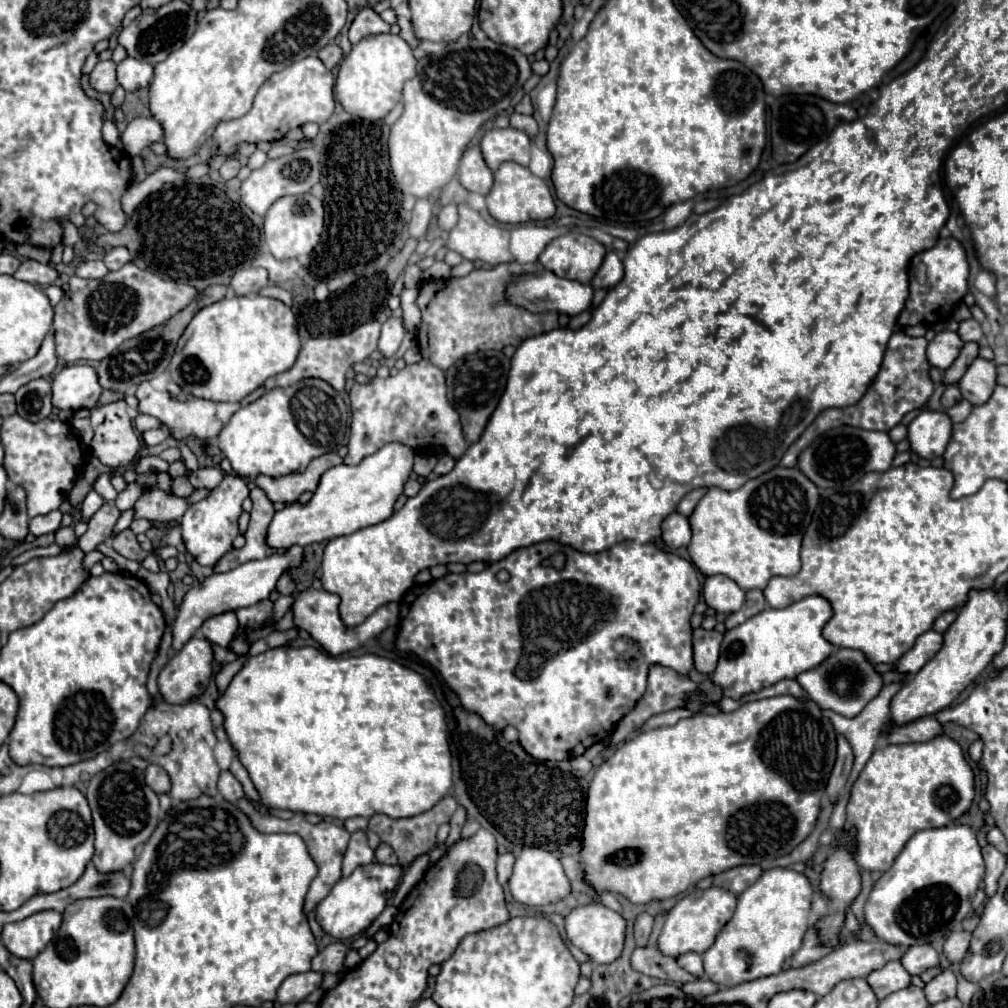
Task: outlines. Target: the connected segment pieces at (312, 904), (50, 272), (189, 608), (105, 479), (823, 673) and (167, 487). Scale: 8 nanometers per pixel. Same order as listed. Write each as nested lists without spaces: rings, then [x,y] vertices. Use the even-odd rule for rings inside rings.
[[[242,798],[238,802],[238,808],[250,818],[252,826],[258,830],[258,832],[274,832],[274,834],[298,834],[306,846],[308,846],[308,852],[312,856],[312,860],[316,862],[318,866],[318,876],[314,878],[314,882],[310,884],[310,890],[308,890],[308,896],[306,896],[306,902],[304,902],[304,912],[312,912],[326,896],[328,892],[332,890],[332,886],[342,878],[342,858],[344,858],[344,852],[346,852],[346,846],[348,846],[348,840],[350,840],[350,832],[344,828],[344,826],[338,826],[334,822],[320,822],[320,824],[310,824],[302,812],[294,814],[290,820],[280,820],[276,816],[268,816],[268,814],[262,814],[258,812],[258,808],[248,800],[248,798]]]
[[[24,260],[20,264],[20,268],[16,270],[14,278],[16,280],[24,280],[30,284],[40,284],[40,286],[50,286],[56,280],[56,270],[50,264],[40,264],[34,260]]]
[[[290,546],[284,552],[276,552],[270,554],[262,560],[250,560],[246,564],[240,564],[238,568],[224,572],[224,574],[212,574],[208,576],[202,584],[194,586],[184,600],[178,606],[178,616],[172,624],[172,632],[174,632],[174,642],[172,646],[176,650],[180,650],[198,630],[200,626],[210,618],[210,616],[218,616],[230,610],[238,610],[238,608],[246,608],[246,606],[254,606],[260,600],[266,600],[270,596],[270,592],[276,588],[278,580],[282,578],[284,572],[292,570],[292,568],[300,568],[304,562],[304,550],[302,546]]]
[[[100,474],[100,476],[94,480],[92,488],[94,488],[104,500],[114,500],[116,494],[118,494],[118,492],[112,488],[112,484],[110,484],[110,474]]]
[[[836,648],[832,656],[828,656],[828,660],[824,660],[820,666],[808,672],[802,672],[796,680],[820,708],[828,708],[848,718],[860,714],[862,708],[882,688],[882,678],[874,670],[874,666],[866,660],[866,656],[860,650],[848,650],[848,648]]]
[[[156,470],[156,482],[154,482],[154,486],[150,490],[156,490],[156,488],[164,490],[166,494],[172,494],[172,476],[168,472]]]

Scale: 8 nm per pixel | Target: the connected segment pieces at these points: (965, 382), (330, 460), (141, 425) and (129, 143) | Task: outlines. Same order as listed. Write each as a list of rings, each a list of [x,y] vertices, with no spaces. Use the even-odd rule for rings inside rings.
[[[980,356],[968,366],[964,376],[958,380],[958,388],[962,396],[970,400],[974,406],[984,404],[992,394],[994,386],[996,386],[996,364]],[[986,384],[988,384],[988,392],[986,392]]]
[[[328,452],[322,454],[318,458],[314,458],[308,468],[300,474],[290,474],[290,476],[280,476],[280,478],[270,478],[270,476],[258,476],[256,478],[256,486],[262,488],[266,492],[266,496],[272,502],[284,502],[284,504],[292,504],[298,500],[298,496],[306,490],[314,492],[320,476],[332,468],[338,466],[342,462],[342,458],[336,452]]]
[[[138,414],[134,418],[134,424],[136,424],[136,430],[148,430],[148,428],[164,428],[164,424],[160,420],[156,420],[154,416],[146,416],[146,414]]]
[[[134,118],[120,136],[126,152],[138,156],[152,142],[162,140],[162,128],[154,118]]]

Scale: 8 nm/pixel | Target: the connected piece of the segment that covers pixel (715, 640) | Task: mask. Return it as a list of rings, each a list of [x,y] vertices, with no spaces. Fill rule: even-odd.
[[[696,628],[692,634],[694,642],[694,666],[698,672],[712,674],[718,662],[720,654],[720,642],[722,642],[722,632],[716,630],[704,630]]]

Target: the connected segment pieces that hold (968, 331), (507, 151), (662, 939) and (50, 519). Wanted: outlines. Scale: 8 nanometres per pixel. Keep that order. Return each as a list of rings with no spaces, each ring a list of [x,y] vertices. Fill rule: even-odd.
[[[968,318],[968,320],[962,320],[960,322],[960,328],[958,328],[958,334],[964,342],[984,342],[984,332],[982,332],[982,326],[974,320],[974,318]]]
[[[514,128],[488,130],[480,142],[480,150],[484,162],[492,172],[496,172],[496,168],[500,168],[500,164],[508,160],[522,166],[528,166],[530,162],[530,138]]]
[[[710,886],[706,890],[692,890],[682,900],[674,904],[674,908],[666,914],[666,922],[658,936],[658,948],[664,956],[680,956],[684,952],[698,952],[702,954],[712,946],[716,932],[732,918],[736,910],[736,896],[730,890]]]
[[[58,510],[48,512],[44,516],[36,516],[30,520],[30,534],[42,536],[42,534],[54,532],[60,528],[60,520],[62,520],[62,512],[58,512]]]

